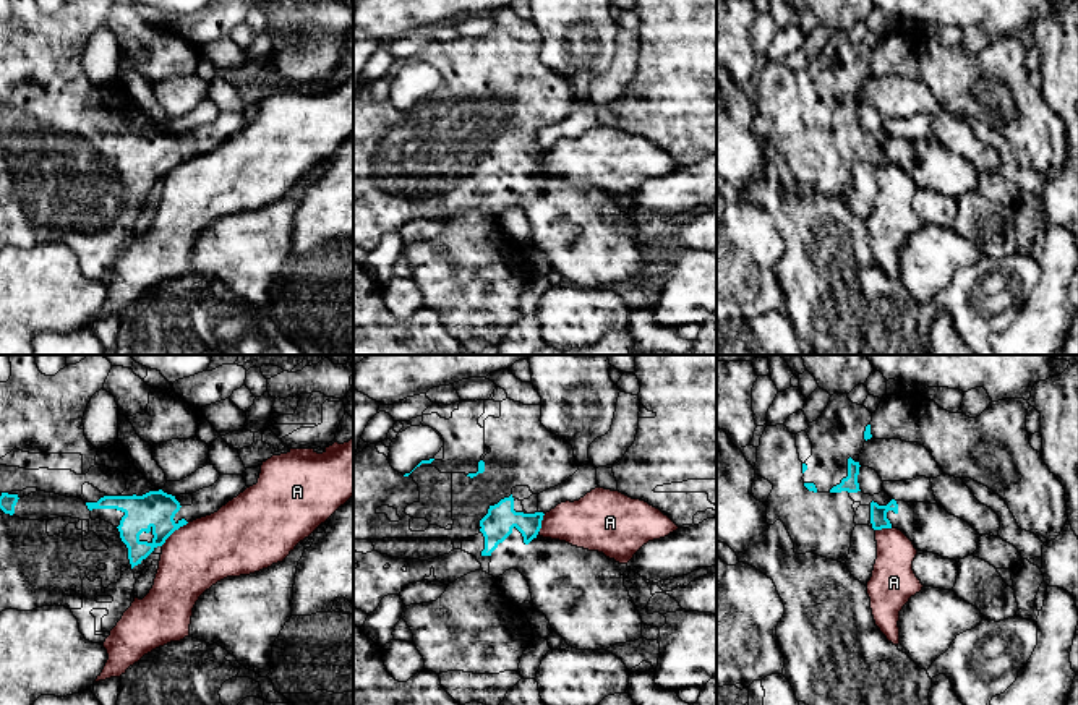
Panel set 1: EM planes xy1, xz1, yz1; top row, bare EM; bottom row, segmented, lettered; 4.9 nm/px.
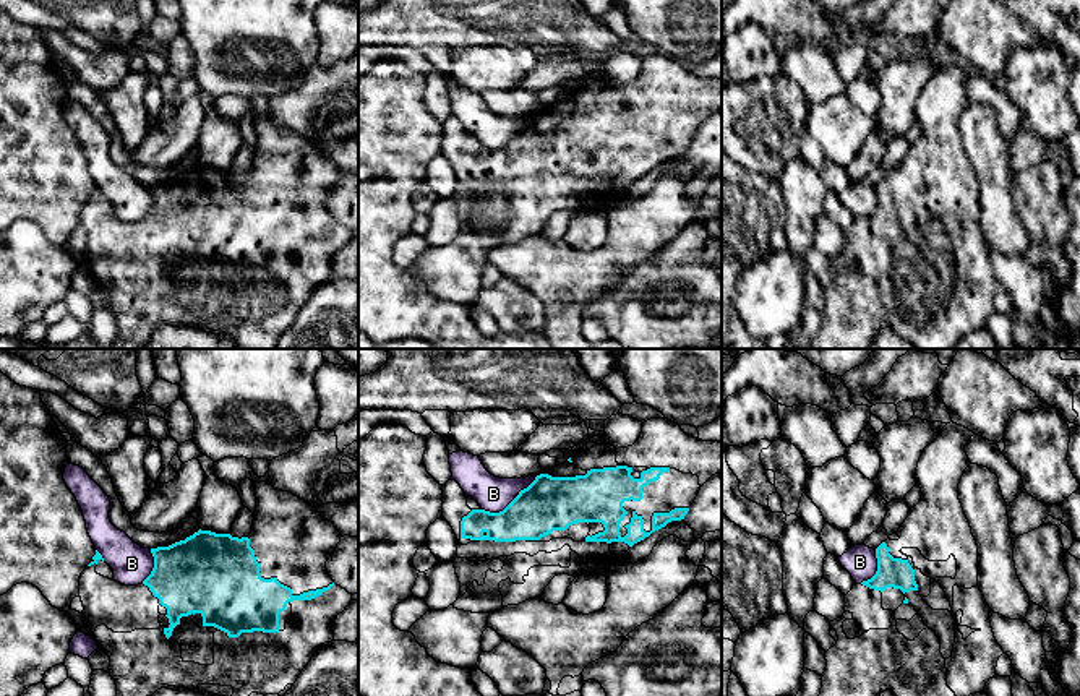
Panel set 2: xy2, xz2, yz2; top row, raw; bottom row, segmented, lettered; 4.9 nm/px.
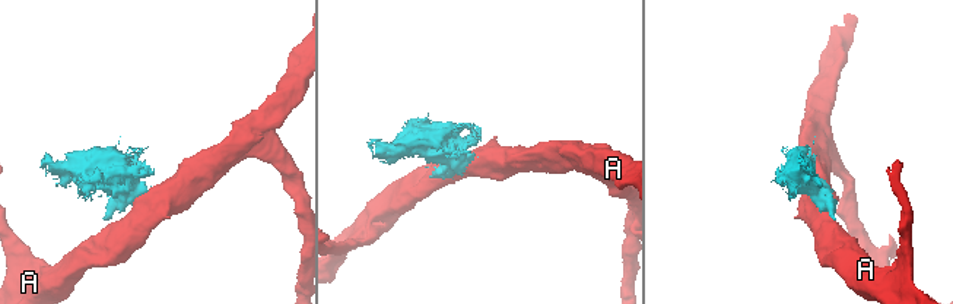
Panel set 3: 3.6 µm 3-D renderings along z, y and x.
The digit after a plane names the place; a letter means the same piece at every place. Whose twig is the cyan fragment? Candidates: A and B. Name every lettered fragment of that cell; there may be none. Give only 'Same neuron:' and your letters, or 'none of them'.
Same neuron: none of them

